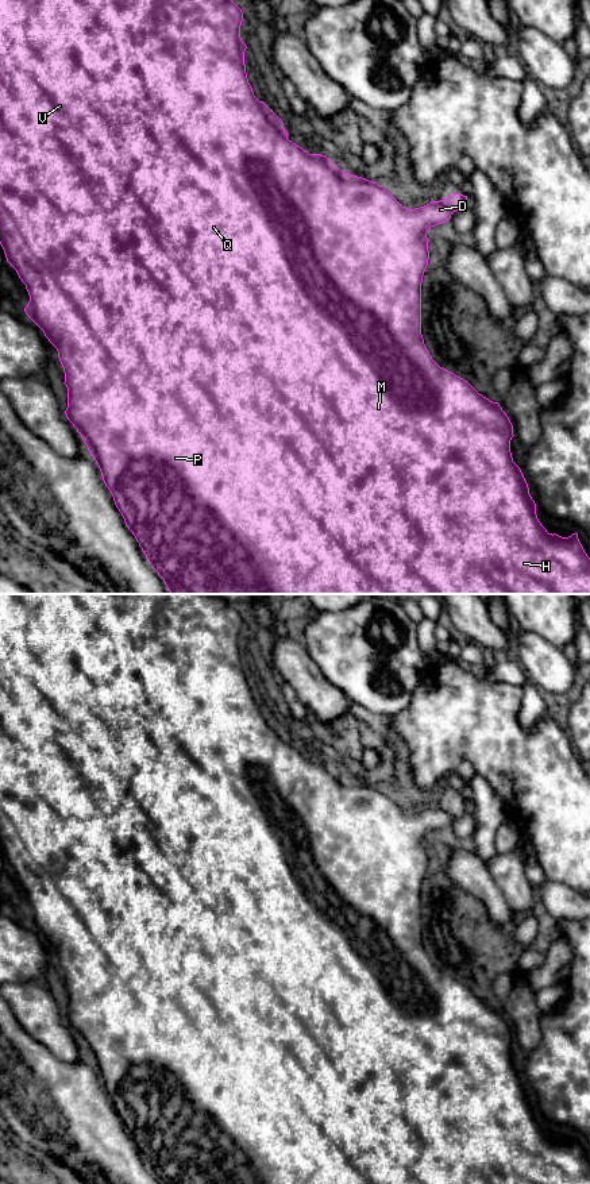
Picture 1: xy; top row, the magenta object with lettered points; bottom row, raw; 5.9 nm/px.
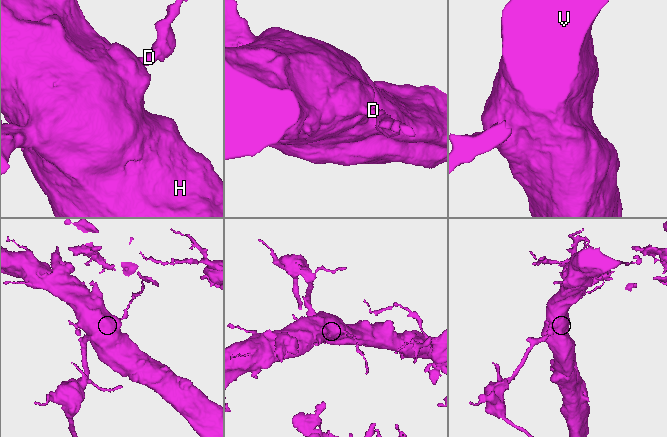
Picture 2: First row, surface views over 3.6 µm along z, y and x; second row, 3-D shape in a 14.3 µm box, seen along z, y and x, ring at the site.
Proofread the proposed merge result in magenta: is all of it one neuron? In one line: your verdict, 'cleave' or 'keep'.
keep

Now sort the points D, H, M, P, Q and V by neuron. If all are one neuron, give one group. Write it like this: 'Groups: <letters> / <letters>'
Groups: D H M P Q V

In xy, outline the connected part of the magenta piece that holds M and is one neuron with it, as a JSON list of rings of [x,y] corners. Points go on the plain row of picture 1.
[[[0,594],[0,849],[1,849],[1,852],[3,852],[3,855],[4,855],[4,859],[5,859],[5,863],[7,863],[7,867],[8,867],[8,868],[9,868],[9,869],[11,869],[11,871],[12,871],[12,872],[14,872],[14,873],[15,873],[15,875],[16,875],[16,878],[18,878],[18,880],[19,880],[19,883],[20,883],[20,884],[22,884],[22,887],[23,887],[23,888],[24,888],[24,890],[26,890],[26,894],[27,894],[27,896],[28,896],[28,900],[30,900],[30,906],[28,906],[28,909],[27,909],[27,911],[26,911],[26,913],[24,913],[24,917],[26,917],[26,919],[27,919],[27,921],[28,921],[28,922],[30,922],[30,923],[31,923],[31,925],[32,925],[32,926],[34,926],[34,927],[35,927],[35,929],[36,929],[36,930],[38,930],[38,932],[39,932],[39,933],[41,933],[41,934],[42,934],[42,936],[43,936],[43,938],[45,938],[45,941],[46,941],[46,942],[47,942],[47,944],[49,944],[49,946],[50,946],[50,948],[51,948],[51,949],[53,949],[53,950],[54,950],[54,952],[55,952],[55,953],[57,953],[57,956],[58,956],[58,963],[59,963],[59,967],[61,967],[61,969],[62,969],[62,972],[63,972],[63,977],[65,977],[65,987],[63,987],[63,988],[65,988],[65,990],[66,990],[66,992],[68,992],[68,1013],[66,1013],[66,1015],[65,1015],[65,1019],[66,1019],[66,1022],[68,1022],[68,1025],[69,1025],[69,1026],[70,1026],[70,1027],[72,1027],[72,1029],[73,1029],[73,1031],[74,1031],[74,1033],[76,1033],[76,1034],[77,1034],[77,1037],[78,1037],[78,1038],[80,1038],[80,1040],[81,1040],[81,1042],[82,1042],[82,1045],[84,1045],[84,1048],[85,1048],[85,1049],[86,1049],[86,1052],[88,1052],[88,1056],[89,1056],[89,1058],[90,1058],[90,1060],[92,1060],[92,1061],[93,1061],[93,1064],[95,1064],[95,1065],[96,1065],[96,1068],[97,1068],[97,1071],[99,1071],[99,1073],[100,1073],[100,1076],[101,1076],[101,1080],[103,1080],[103,1085],[104,1085],[104,1088],[105,1088],[105,1091],[107,1091],[107,1092],[108,1092],[108,1095],[109,1095],[109,1096],[111,1096],[111,1099],[112,1099],[112,1102],[113,1102],[113,1106],[115,1106],[115,1110],[116,1110],[116,1112],[117,1112],[117,1114],[119,1114],[119,1116],[120,1116],[120,1118],[122,1118],[122,1121],[123,1121],[123,1123],[124,1123],[124,1127],[126,1127],[126,1130],[127,1130],[127,1131],[128,1131],[128,1134],[130,1134],[130,1135],[131,1135],[131,1137],[132,1137],[132,1139],[134,1139],[134,1141],[135,1141],[135,1143],[136,1143],[136,1146],[138,1146],[138,1148],[139,1148],[139,1152],[140,1152],[140,1153],[142,1153],[142,1156],[143,1156],[143,1158],[144,1158],[144,1160],[146,1160],[146,1162],[147,1162],[147,1165],[149,1165],[149,1166],[150,1166],[150,1169],[151,1169],[151,1170],[153,1170],[153,1173],[154,1173],[154,1175],[155,1175],[155,1176],[157,1176],[157,1177],[158,1177],[158,1180],[159,1180],[159,1181],[161,1181],[161,1183],[162,1183],[162,1184],[590,1184],[590,1162],[589,1162],[589,1161],[587,1161],[587,1158],[586,1158],[586,1157],[585,1157],[585,1154],[583,1154],[583,1152],[582,1152],[582,1149],[581,1149],[581,1146],[579,1146],[579,1143],[578,1143],[578,1138],[576,1138],[576,1137],[575,1137],[575,1138],[572,1138],[572,1139],[571,1139],[571,1141],[568,1141],[568,1142],[562,1142],[562,1141],[559,1141],[559,1139],[556,1139],[556,1138],[554,1138],[554,1139],[552,1139],[552,1138],[548,1138],[548,1137],[547,1137],[547,1134],[545,1134],[545,1133],[544,1133],[544,1131],[543,1131],[543,1130],[541,1130],[541,1127],[540,1127],[540,1126],[539,1126],[539,1123],[537,1123],[537,1119],[536,1119],[536,1108],[535,1108],[535,1106],[533,1106],[533,1104],[532,1104],[532,1102],[531,1102],[531,1099],[529,1099],[529,1092],[528,1092],[528,1088],[527,1088],[527,1085],[525,1085],[525,1083],[524,1083],[524,1080],[522,1080],[522,1077],[521,1077],[521,1075],[520,1075],[520,1072],[518,1072],[518,1071],[517,1071],[517,1069],[516,1069],[516,1068],[514,1068],[514,1067],[513,1067],[513,1062],[512,1062],[512,1057],[510,1057],[510,1045],[512,1045],[512,1042],[513,1042],[513,1041],[514,1041],[514,1040],[513,1040],[513,1030],[512,1030],[512,1027],[510,1027],[510,1025],[509,1025],[509,1022],[508,1022],[508,1021],[506,1021],[506,1018],[505,1018],[505,1017],[504,1017],[504,1015],[502,1015],[502,1013],[501,1013],[501,1011],[500,1011],[500,1008],[498,1008],[498,1007],[493,1007],[493,1006],[490,1006],[490,1004],[489,1004],[489,1003],[486,1003],[486,1002],[483,1002],[483,1000],[482,1000],[482,999],[479,999],[479,998],[478,998],[478,996],[477,996],[477,995],[475,995],[475,994],[474,994],[474,992],[473,992],[473,991],[471,991],[471,990],[470,990],[470,988],[468,988],[468,987],[467,987],[467,986],[464,986],[464,984],[463,984],[463,983],[460,983],[460,981],[458,981],[458,980],[455,980],[455,979],[454,979],[454,977],[451,977],[451,976],[448,976],[448,975],[446,975],[446,973],[443,973],[443,972],[440,972],[440,971],[439,971],[439,969],[437,969],[437,968],[436,968],[436,967],[435,967],[435,965],[433,965],[433,964],[432,964],[432,961],[431,961],[431,960],[429,960],[429,957],[428,957],[428,954],[427,954],[427,952],[425,952],[425,949],[424,949],[424,944],[423,944],[423,940],[421,940],[421,887],[423,887],[423,880],[424,880],[424,876],[425,876],[425,873],[427,873],[427,871],[428,871],[428,864],[429,864],[429,856],[428,856],[428,846],[429,846],[429,844],[428,844],[428,842],[427,842],[427,837],[428,837],[428,834],[429,834],[429,833],[431,833],[431,832],[435,832],[435,830],[437,830],[437,829],[443,829],[443,828],[446,828],[446,826],[448,826],[448,825],[450,825],[450,824],[451,824],[451,819],[452,819],[452,818],[454,818],[454,817],[456,817],[456,815],[458,815],[458,813],[459,813],[459,811],[460,811],[460,810],[462,810],[462,809],[464,809],[464,807],[466,807],[466,805],[467,805],[467,801],[463,801],[463,799],[459,799],[459,798],[454,798],[454,799],[452,799],[452,801],[448,801],[448,802],[447,802],[447,803],[443,803],[443,805],[440,805],[440,806],[431,806],[431,807],[429,807],[429,809],[427,809],[427,810],[424,810],[424,811],[420,811],[420,813],[414,813],[414,814],[408,814],[408,813],[405,813],[405,811],[402,811],[402,810],[401,810],[401,809],[400,809],[400,807],[398,807],[398,806],[397,806],[397,805],[396,805],[396,803],[394,803],[394,802],[393,802],[393,801],[392,801],[392,799],[390,799],[390,798],[389,798],[389,797],[387,797],[387,795],[386,795],[386,794],[383,794],[383,792],[382,792],[382,791],[379,791],[379,790],[378,790],[378,788],[377,788],[377,787],[373,787],[373,786],[369,786],[369,784],[366,784],[366,783],[362,783],[362,782],[358,782],[358,780],[352,780],[352,779],[350,779],[350,778],[346,778],[346,776],[344,776],[344,775],[340,775],[340,774],[339,774],[339,772],[338,772],[338,771],[336,771],[336,770],[335,770],[335,768],[333,768],[333,767],[332,767],[332,765],[331,765],[331,764],[329,764],[329,763],[327,763],[327,761],[325,761],[325,760],[321,760],[321,759],[309,759],[309,757],[308,757],[308,756],[305,756],[305,755],[304,755],[304,753],[302,753],[302,752],[300,752],[300,751],[297,751],[297,749],[296,749],[296,748],[293,748],[293,747],[292,747],[292,745],[289,745],[289,744],[288,744],[288,737],[286,737],[286,736],[285,736],[285,732],[284,732],[284,728],[282,728],[282,725],[281,725],[281,724],[279,724],[279,722],[278,722],[278,721],[277,721],[277,720],[275,720],[275,718],[274,718],[274,717],[273,717],[273,714],[270,714],[270,713],[269,713],[269,711],[267,711],[267,710],[266,710],[266,709],[265,709],[265,707],[263,707],[263,706],[259,706],[259,705],[258,705],[258,703],[257,703],[257,702],[255,702],[255,701],[254,701],[254,697],[252,697],[252,693],[251,693],[251,690],[250,690],[250,687],[248,687],[248,683],[247,683],[247,678],[246,678],[246,670],[244,670],[244,656],[246,656],[246,653],[247,653],[247,651],[246,651],[246,648],[244,648],[244,647],[243,647],[243,645],[242,645],[242,643],[240,643],[240,630],[242,630],[242,626],[243,626],[243,625],[244,625],[244,624],[243,624],[243,617],[242,617],[242,614],[240,614],[240,613],[239,613],[239,612],[238,612],[238,610],[236,610],[236,609],[235,609],[235,608],[234,608],[234,606],[232,606],[232,605],[231,605],[231,603],[230,603],[230,602],[228,602],[228,601],[225,601],[225,599],[223,599],[223,598],[219,598],[219,597],[212,597],[212,595],[208,595],[208,594]]]

